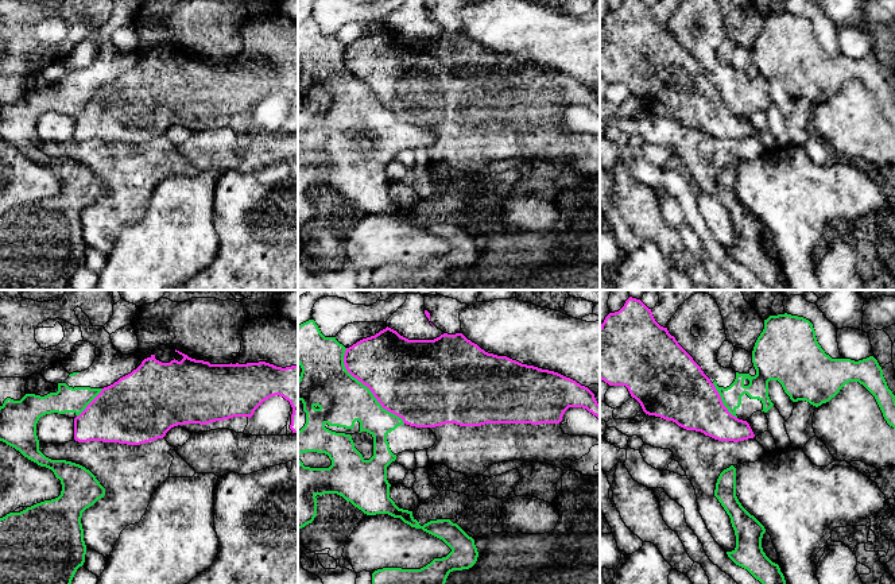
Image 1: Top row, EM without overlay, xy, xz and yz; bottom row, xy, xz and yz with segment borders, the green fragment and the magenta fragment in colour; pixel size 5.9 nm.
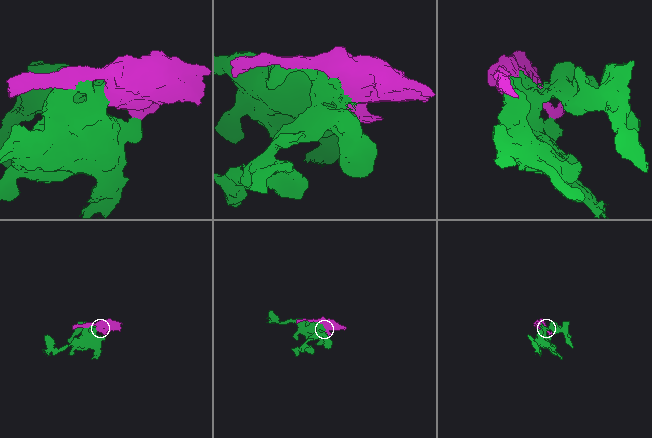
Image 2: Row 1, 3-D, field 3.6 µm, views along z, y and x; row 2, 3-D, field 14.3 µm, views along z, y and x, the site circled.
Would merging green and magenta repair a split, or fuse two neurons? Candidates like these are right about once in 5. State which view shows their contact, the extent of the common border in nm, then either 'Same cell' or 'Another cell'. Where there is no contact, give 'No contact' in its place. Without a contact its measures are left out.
Touches green in xz. Shared border 550 nm. Another cell

